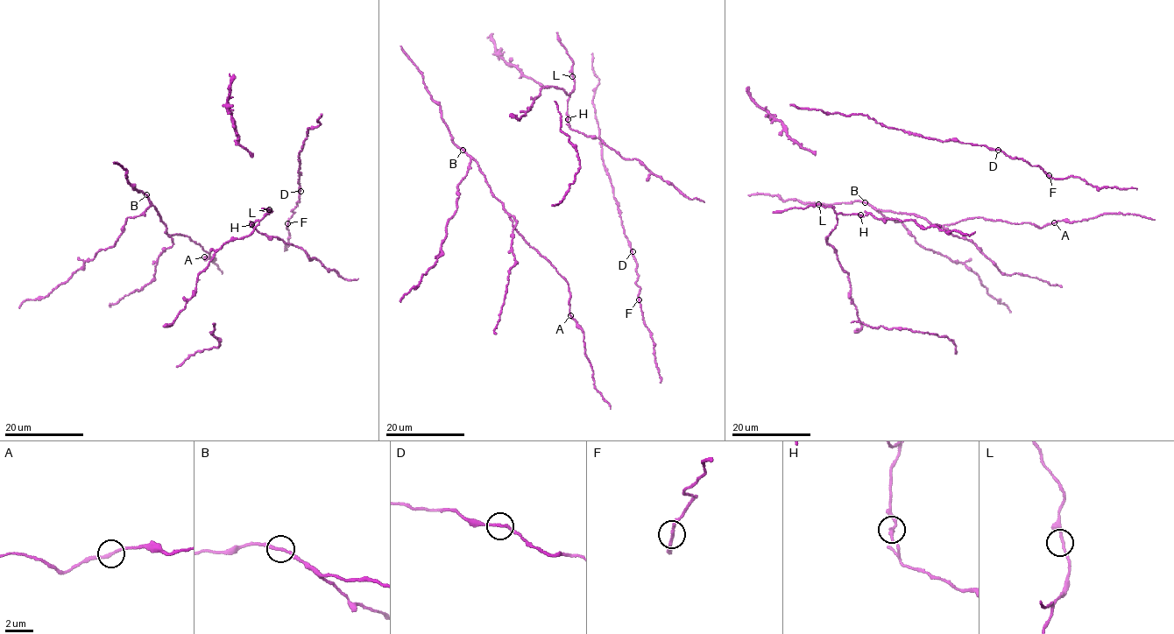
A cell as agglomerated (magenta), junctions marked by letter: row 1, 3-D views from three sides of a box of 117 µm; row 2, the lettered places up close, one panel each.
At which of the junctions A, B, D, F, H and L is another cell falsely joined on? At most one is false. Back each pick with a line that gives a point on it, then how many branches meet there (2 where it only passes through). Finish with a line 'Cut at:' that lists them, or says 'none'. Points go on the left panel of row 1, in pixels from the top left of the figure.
Cut at: none

